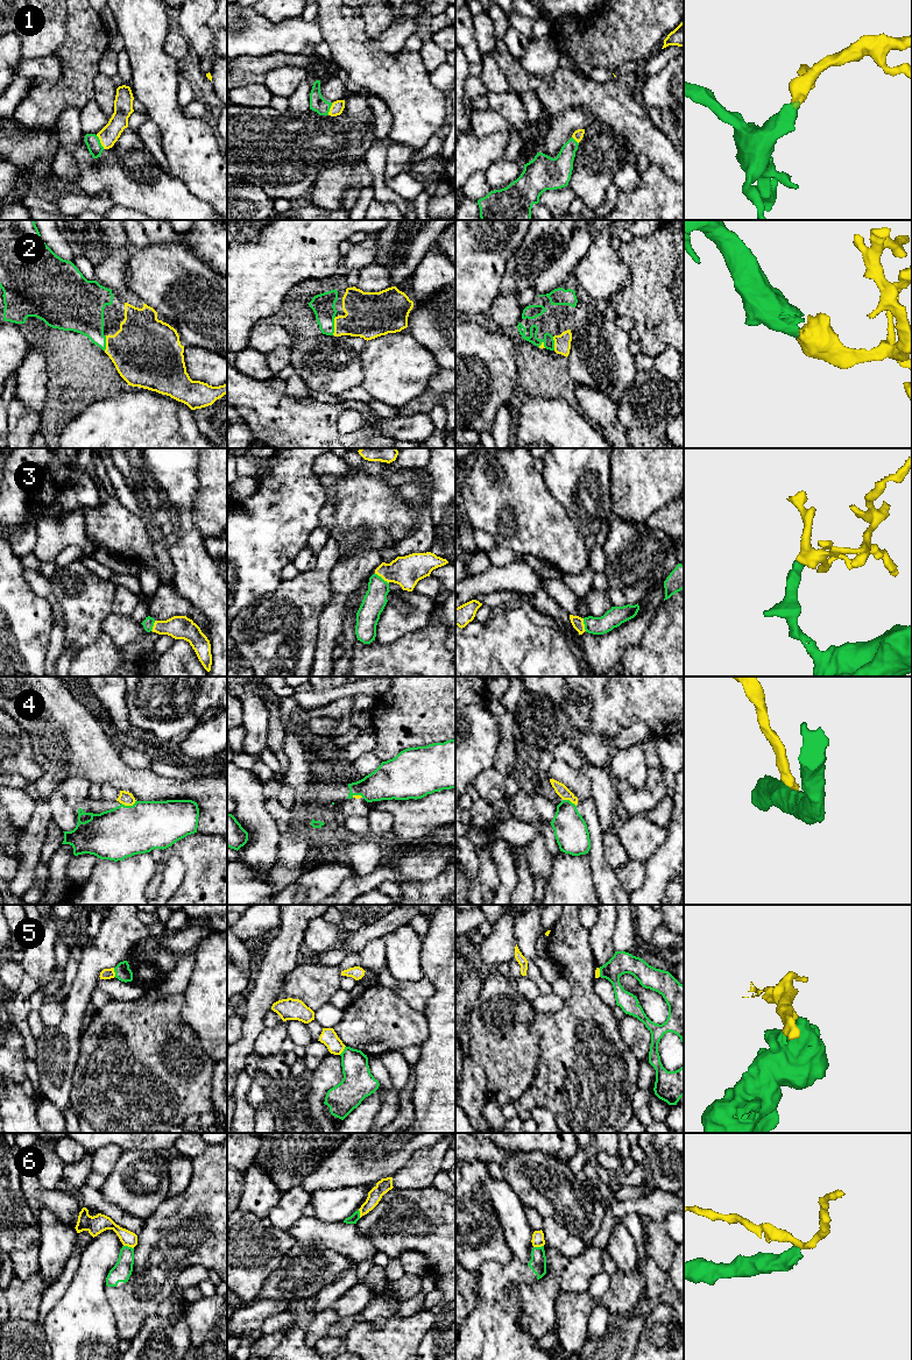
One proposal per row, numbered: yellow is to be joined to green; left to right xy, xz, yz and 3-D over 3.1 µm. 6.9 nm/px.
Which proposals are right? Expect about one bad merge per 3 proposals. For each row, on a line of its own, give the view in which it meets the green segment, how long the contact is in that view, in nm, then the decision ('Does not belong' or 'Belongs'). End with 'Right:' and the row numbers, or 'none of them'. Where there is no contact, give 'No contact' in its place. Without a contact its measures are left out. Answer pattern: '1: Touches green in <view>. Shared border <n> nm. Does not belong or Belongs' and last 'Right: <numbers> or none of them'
1: Touches green in xy. Shared border 110 nm. Belongs
2: Touches green in xz. Shared border 130 nm. Belongs
3: Touches green in xz. Shared border 120 nm. Belongs
4: Touches green in xy. Shared border 110 nm. Belongs
5: Touches green in xy. Shared border 70 nm. Does not belong
6: Touches green in xy. Shared border 80 nm. Does not belong
Right: 1, 2, 3, 4

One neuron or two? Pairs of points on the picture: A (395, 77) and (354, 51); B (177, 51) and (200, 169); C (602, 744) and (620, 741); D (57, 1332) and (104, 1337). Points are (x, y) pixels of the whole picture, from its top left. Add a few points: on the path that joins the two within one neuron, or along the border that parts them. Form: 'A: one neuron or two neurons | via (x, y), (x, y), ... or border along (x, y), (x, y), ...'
A: one neuron | via (384, 77), (365, 62)
B: two neurons | border along (167, 34), (164, 50), (177, 61)
C: two neurons | border along (612, 741), (614, 749)
D: one neuron | via (69, 1332), (92, 1336)

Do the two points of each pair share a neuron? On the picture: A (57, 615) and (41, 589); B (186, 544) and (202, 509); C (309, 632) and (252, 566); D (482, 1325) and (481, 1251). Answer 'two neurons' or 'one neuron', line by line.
A: one neuron
B: two neurons
C: two neurons
D: two neurons

